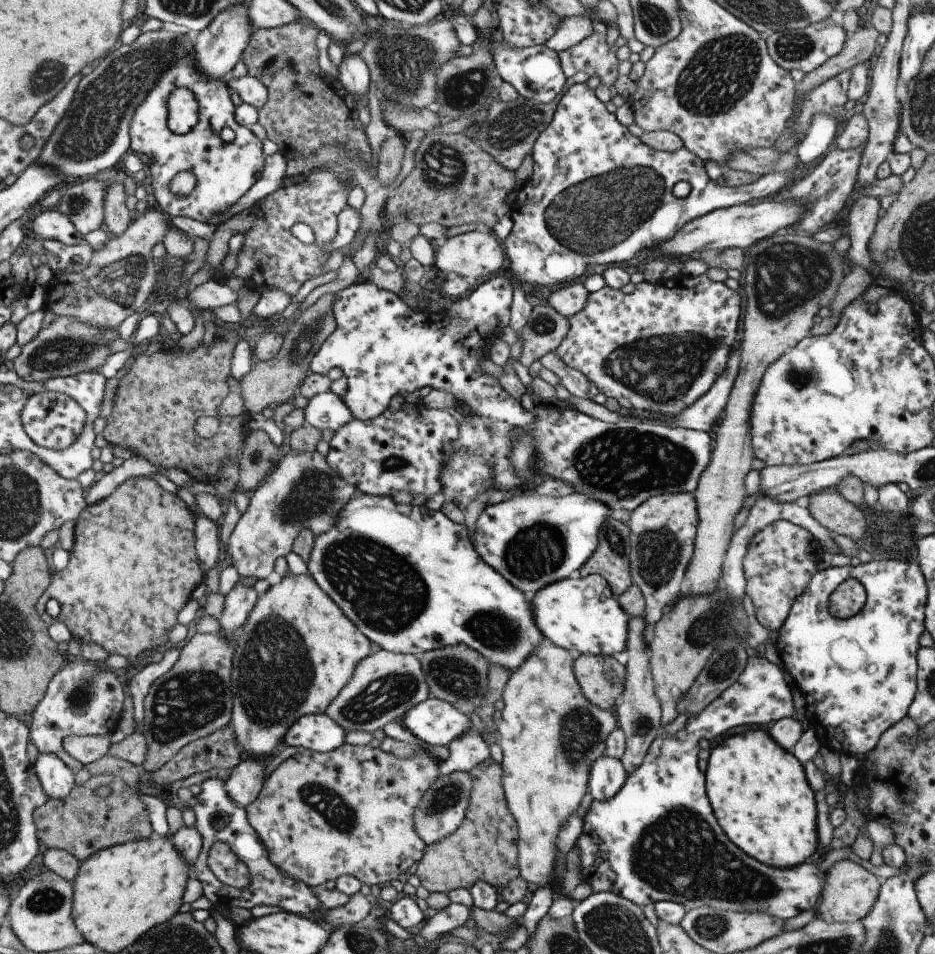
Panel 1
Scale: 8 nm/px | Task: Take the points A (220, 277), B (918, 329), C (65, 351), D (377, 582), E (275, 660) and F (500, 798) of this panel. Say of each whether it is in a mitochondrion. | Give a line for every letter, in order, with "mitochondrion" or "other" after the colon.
A: other
B: other
C: mitochondrion
D: mitochondrion
E: mitochondrion
F: other

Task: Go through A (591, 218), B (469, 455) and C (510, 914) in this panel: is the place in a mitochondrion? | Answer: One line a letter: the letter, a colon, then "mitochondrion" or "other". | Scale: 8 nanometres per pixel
A: mitochondrion
B: mitochondrion
C: other

